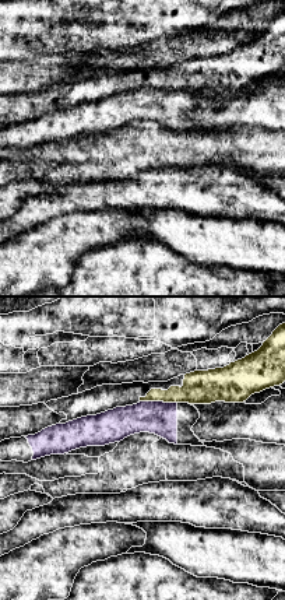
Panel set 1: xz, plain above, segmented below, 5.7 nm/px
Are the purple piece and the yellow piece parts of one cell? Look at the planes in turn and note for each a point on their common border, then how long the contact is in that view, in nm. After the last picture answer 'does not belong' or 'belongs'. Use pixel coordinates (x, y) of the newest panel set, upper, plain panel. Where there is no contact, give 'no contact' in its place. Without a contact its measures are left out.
contact (158, 88); length 220 nm

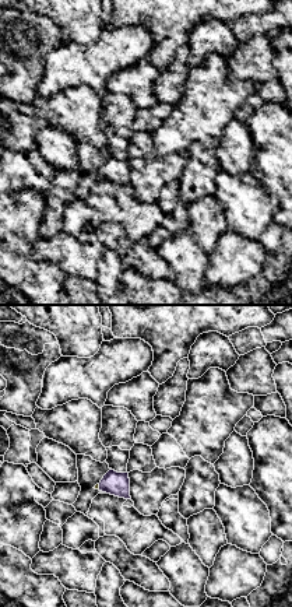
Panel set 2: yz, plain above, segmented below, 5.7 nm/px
contact (99, 174); length 30 nm

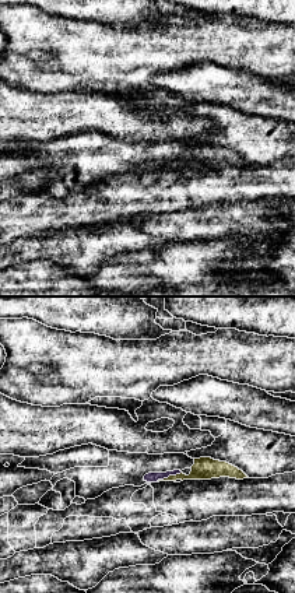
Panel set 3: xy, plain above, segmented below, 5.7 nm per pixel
contact (168, 162); length 150 nm

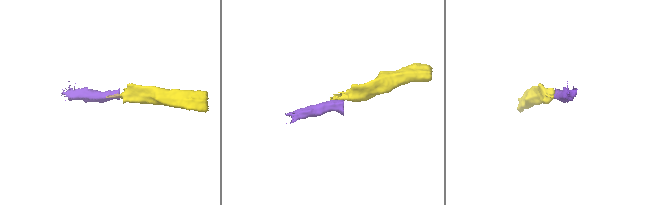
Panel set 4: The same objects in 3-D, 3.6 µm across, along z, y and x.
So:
does not belong

